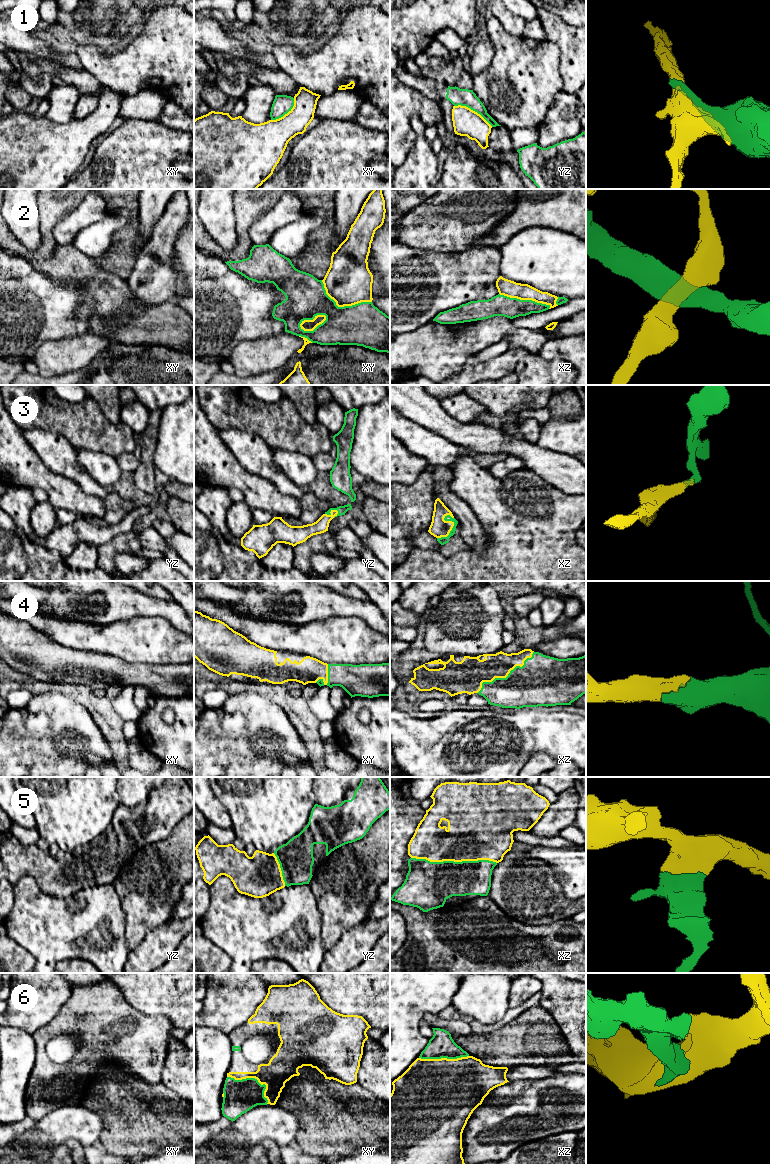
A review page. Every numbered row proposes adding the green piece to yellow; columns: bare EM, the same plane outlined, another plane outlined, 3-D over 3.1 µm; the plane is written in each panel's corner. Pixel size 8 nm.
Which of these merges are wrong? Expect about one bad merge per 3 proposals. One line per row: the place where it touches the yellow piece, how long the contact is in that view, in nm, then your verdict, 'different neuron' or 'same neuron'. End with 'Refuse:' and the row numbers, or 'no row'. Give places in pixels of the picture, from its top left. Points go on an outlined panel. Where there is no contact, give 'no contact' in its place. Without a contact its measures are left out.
1: contact yz (472, 110); length 360 nm; different neuron
2: contact xy (342, 306); length 440 nm; different neuron
3: contact xz (452, 527); length 220 nm; same neuron
4: contact xz (506, 676); length 550 nm; same neuron
5: contact xz (454, 861); length 700 nm; same neuron
6: contact xy (255, 1078); length 400 nm; same neuron
Refuse: 1, 2

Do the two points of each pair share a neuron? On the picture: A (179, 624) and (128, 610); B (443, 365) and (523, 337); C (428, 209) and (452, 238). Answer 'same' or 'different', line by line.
A: same
B: same
C: same

